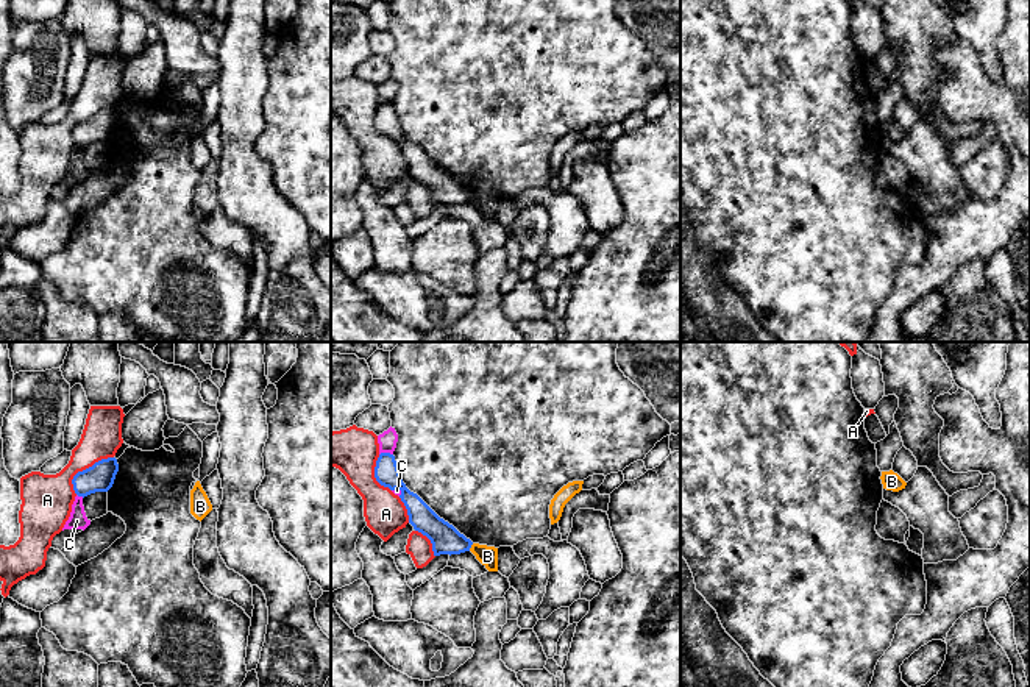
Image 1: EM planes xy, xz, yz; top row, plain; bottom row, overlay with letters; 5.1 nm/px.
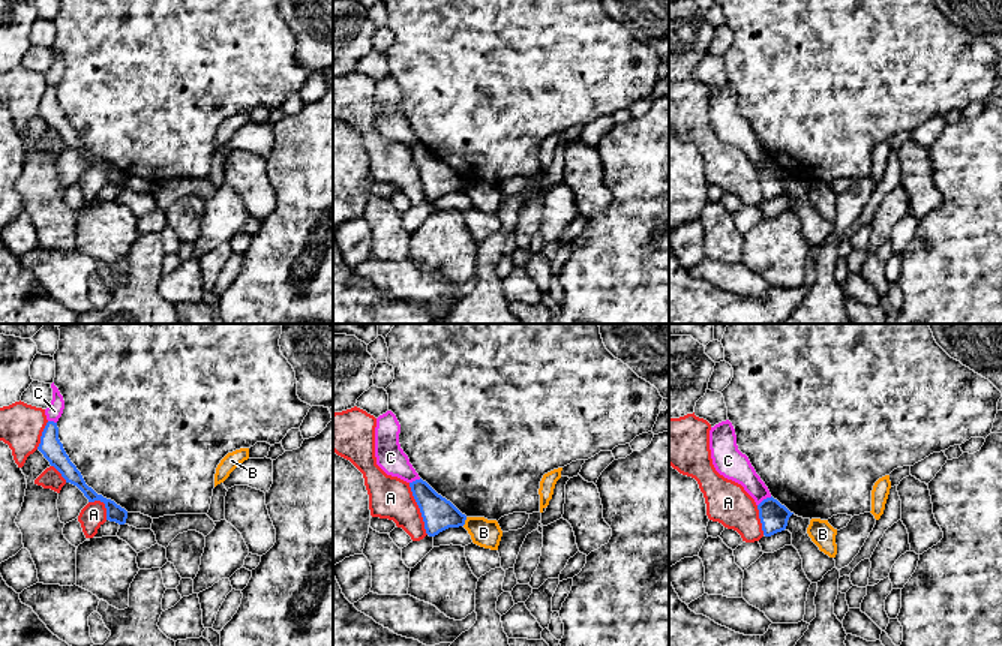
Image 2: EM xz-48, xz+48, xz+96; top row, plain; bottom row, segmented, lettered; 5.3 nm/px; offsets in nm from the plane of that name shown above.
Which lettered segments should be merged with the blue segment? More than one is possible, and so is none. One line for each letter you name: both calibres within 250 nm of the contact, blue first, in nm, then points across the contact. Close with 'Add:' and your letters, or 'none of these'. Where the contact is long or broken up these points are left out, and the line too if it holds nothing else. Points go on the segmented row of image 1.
Add: none of these

